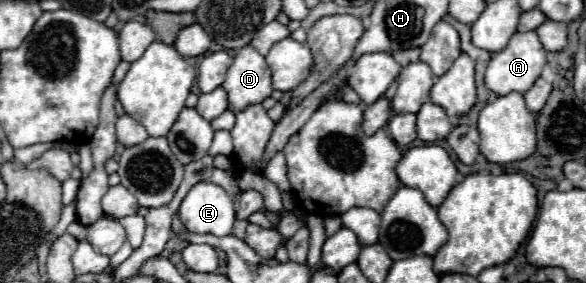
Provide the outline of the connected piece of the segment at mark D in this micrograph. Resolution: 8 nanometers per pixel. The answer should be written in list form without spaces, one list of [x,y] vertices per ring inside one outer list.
[[[250,44],[240,48],[232,66],[226,72],[222,88],[228,92],[228,108],[232,112],[264,102],[264,98],[268,98],[274,90],[266,58]]]

